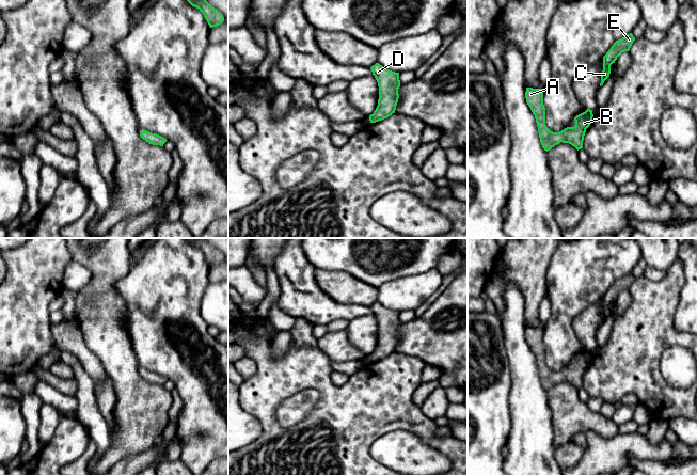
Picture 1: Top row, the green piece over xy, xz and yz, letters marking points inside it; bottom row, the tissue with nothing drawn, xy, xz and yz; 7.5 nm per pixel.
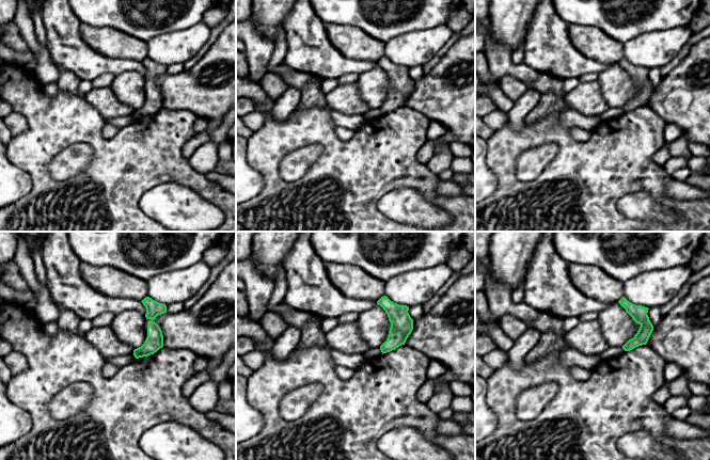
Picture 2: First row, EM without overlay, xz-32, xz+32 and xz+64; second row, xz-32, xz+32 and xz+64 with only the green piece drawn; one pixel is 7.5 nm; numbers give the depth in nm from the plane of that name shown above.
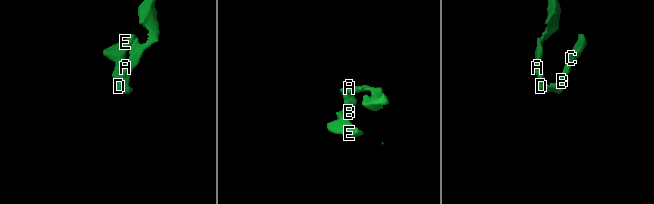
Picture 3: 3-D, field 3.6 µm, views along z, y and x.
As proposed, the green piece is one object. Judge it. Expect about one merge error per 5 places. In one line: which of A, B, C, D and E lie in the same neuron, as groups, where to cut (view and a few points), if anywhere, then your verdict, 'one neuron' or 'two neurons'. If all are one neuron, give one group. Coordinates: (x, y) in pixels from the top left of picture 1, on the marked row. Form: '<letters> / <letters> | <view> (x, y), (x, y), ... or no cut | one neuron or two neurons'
A B C D E | no cut | one neuron

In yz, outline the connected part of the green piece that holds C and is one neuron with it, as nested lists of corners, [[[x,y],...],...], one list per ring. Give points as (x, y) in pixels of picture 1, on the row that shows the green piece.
[[[632,33],[625,35],[621,39],[618,39],[614,43],[611,49],[603,57],[603,70],[601,74],[601,83],[600,86],[603,85],[604,81],[609,77],[611,74],[611,65],[615,63],[617,58],[624,51],[629,51],[635,37]]]

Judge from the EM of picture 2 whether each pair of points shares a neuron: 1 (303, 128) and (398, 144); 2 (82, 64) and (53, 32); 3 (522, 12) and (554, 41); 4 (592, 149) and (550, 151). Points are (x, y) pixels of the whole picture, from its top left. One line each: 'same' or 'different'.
1: same
2: same
3: different
4: different

